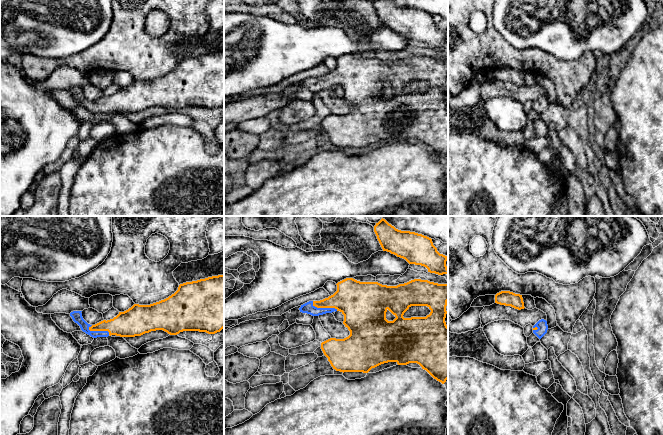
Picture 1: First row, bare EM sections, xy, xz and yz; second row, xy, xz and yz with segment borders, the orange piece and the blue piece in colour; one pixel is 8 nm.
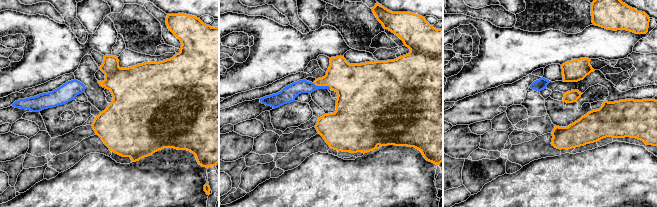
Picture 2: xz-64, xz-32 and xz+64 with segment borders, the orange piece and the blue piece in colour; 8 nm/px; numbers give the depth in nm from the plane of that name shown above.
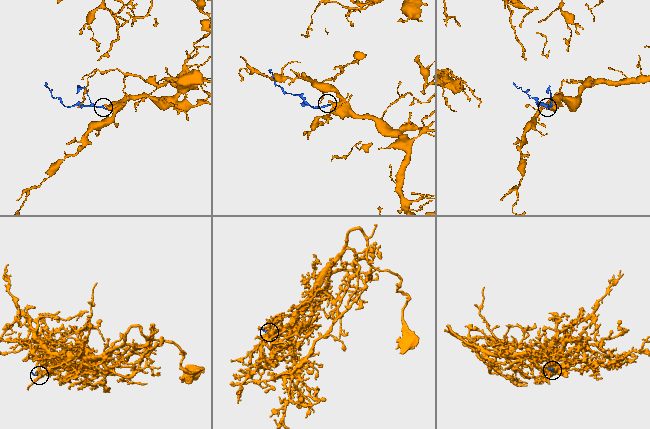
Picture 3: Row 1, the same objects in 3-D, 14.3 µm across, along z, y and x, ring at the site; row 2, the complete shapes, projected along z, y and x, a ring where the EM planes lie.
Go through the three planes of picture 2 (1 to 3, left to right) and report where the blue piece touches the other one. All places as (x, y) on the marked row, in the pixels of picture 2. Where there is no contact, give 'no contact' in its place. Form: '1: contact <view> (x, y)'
1: contact xz-64 (104, 86)
2: contact xz-32 (322, 85)
3: no contact

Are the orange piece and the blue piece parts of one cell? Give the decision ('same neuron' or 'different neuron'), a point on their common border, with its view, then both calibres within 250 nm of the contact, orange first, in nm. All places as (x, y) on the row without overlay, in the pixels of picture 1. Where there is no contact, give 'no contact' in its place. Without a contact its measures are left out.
same neuron; contact xz (324, 83); calibres 300 and 90 nm

